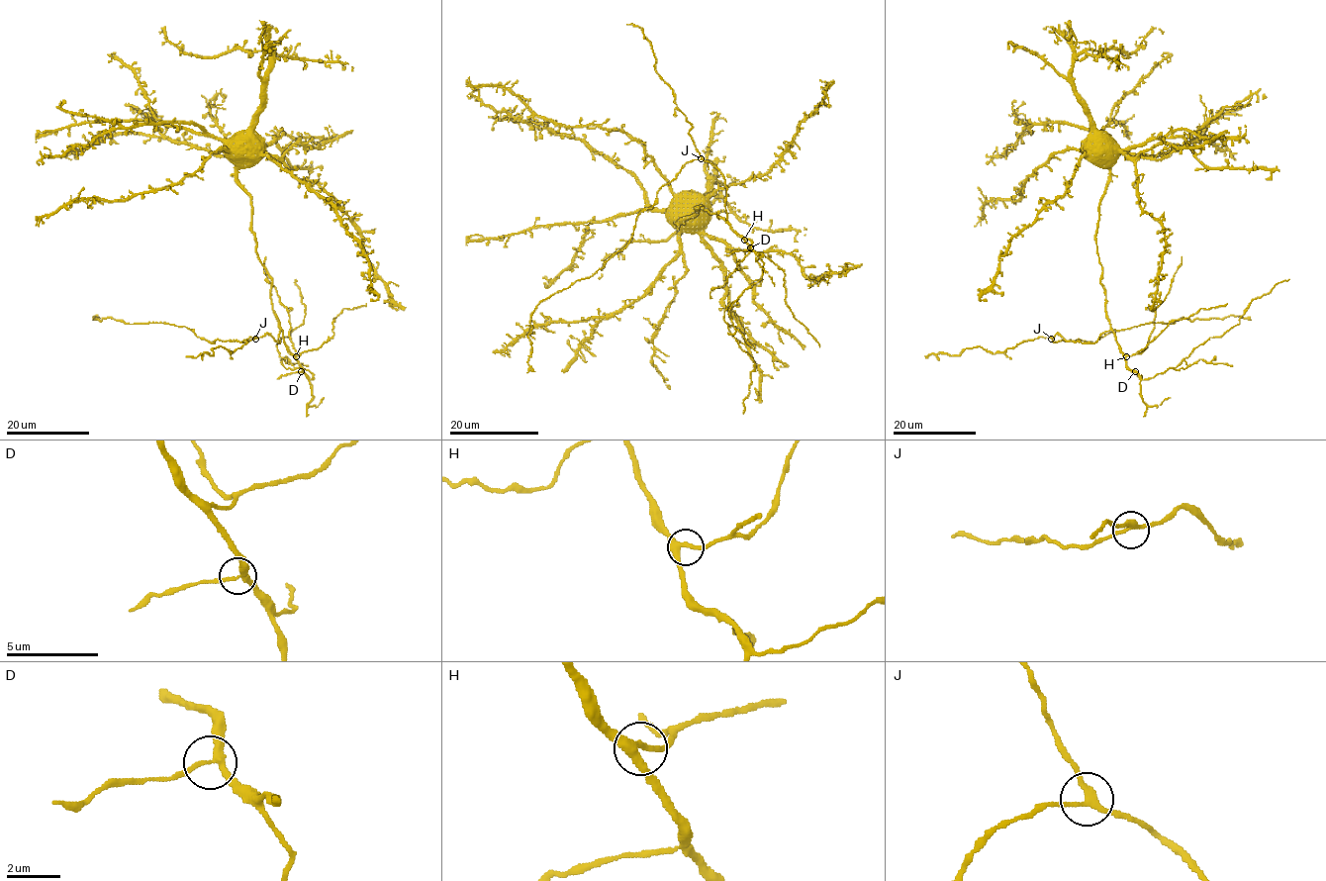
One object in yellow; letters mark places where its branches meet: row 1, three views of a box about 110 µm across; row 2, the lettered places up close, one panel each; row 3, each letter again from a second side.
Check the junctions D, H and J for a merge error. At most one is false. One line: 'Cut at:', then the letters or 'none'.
Cut at: D

